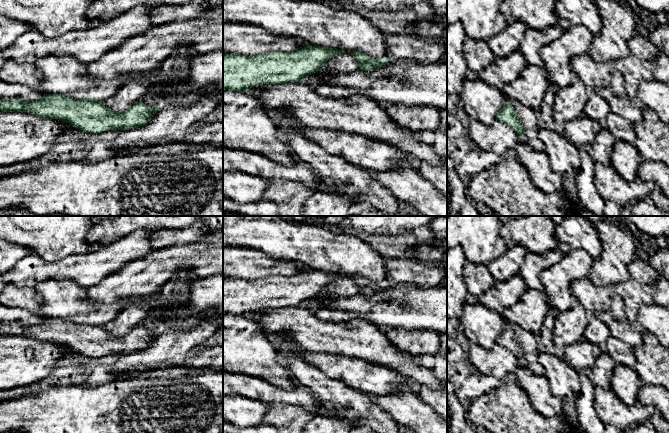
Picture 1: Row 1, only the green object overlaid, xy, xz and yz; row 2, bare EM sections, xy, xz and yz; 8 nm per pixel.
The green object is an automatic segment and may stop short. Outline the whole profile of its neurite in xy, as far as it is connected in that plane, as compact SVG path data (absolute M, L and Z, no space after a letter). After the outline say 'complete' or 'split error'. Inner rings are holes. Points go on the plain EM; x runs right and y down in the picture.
M44 318L40 324L0 323L1 336L27 336L38 341L58 343L92 358L107 354L130 354L146 349L162 330L151 331L137 326L126 335L112 336L103 326L89 321L76 324L61 318Z; complete

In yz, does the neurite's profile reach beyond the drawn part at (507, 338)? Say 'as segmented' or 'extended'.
as segmented

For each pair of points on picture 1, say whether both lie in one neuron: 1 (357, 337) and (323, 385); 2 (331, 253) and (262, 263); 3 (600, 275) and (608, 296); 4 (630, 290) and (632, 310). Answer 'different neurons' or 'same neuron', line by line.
1: different neurons
2: different neurons
3: different neurons
4: same neuron

